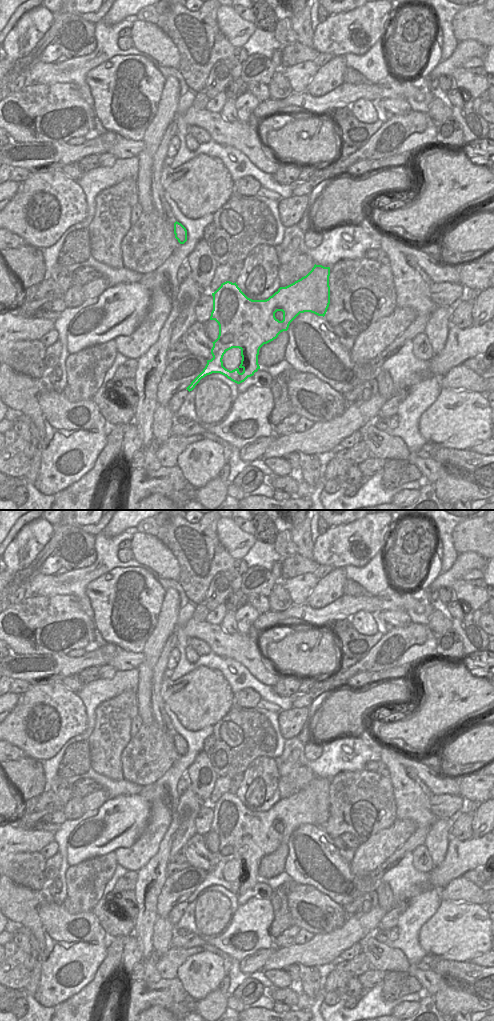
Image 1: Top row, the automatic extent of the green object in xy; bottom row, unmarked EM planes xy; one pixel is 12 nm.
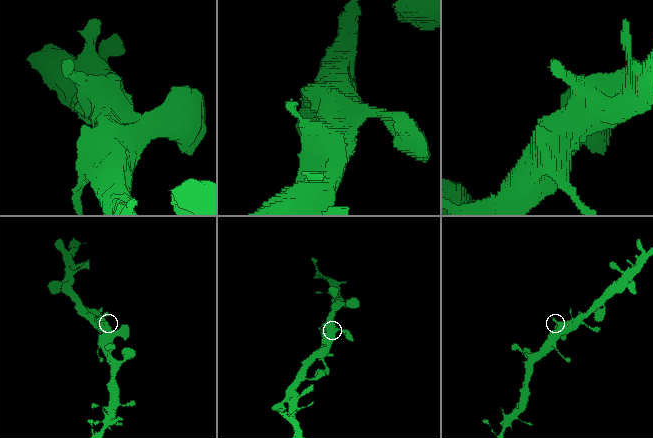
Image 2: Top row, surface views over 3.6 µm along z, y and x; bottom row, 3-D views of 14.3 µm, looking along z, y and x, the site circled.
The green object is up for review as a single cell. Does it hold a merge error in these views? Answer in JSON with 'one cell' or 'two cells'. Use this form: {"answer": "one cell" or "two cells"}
{"answer": "one cell"}

